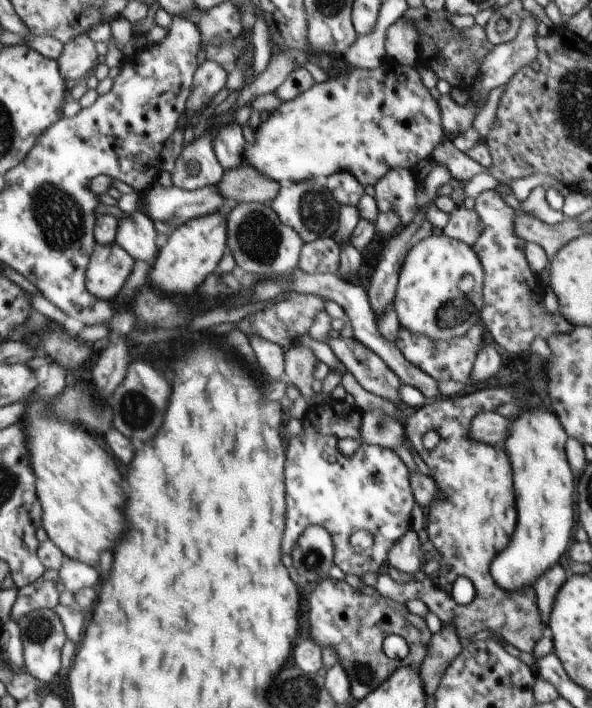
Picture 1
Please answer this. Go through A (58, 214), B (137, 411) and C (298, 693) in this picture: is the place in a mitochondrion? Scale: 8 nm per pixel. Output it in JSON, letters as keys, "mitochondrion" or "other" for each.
{"A":"mitochondrion","B":"mitochondrion","C":"mitochondrion"}

